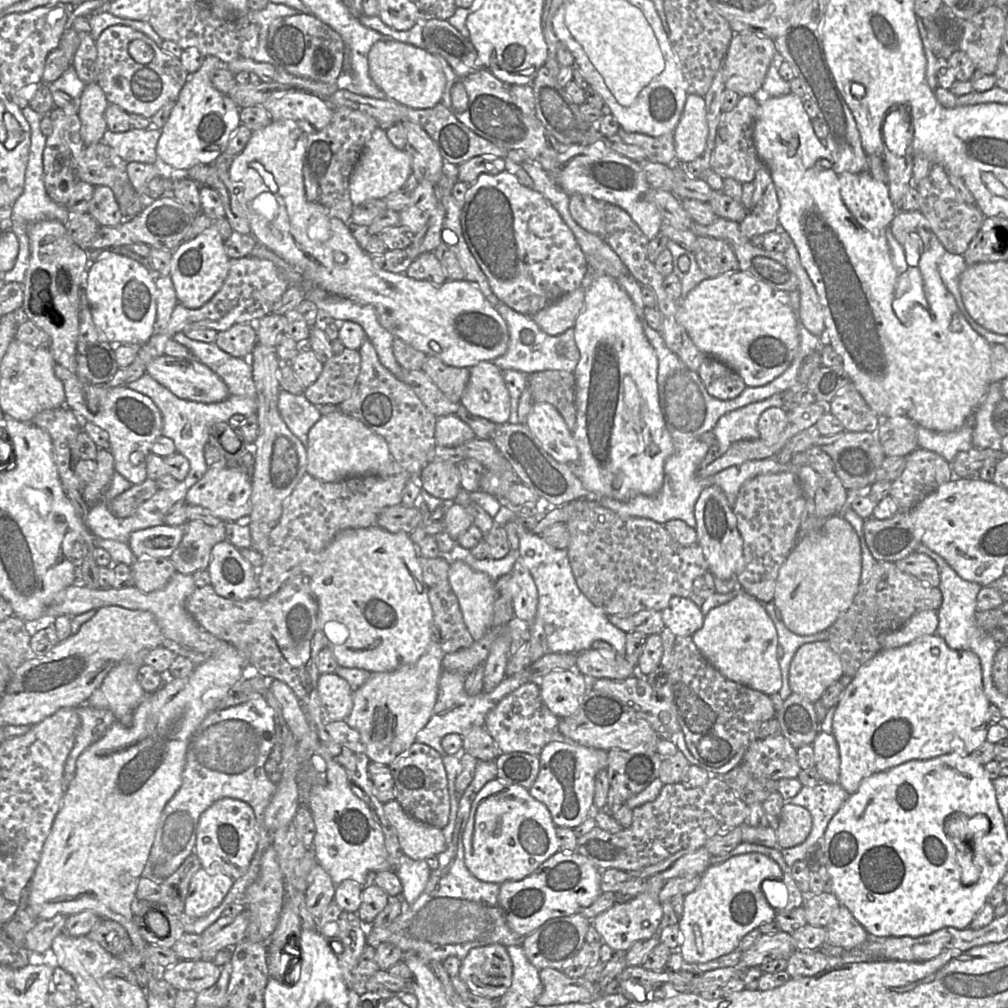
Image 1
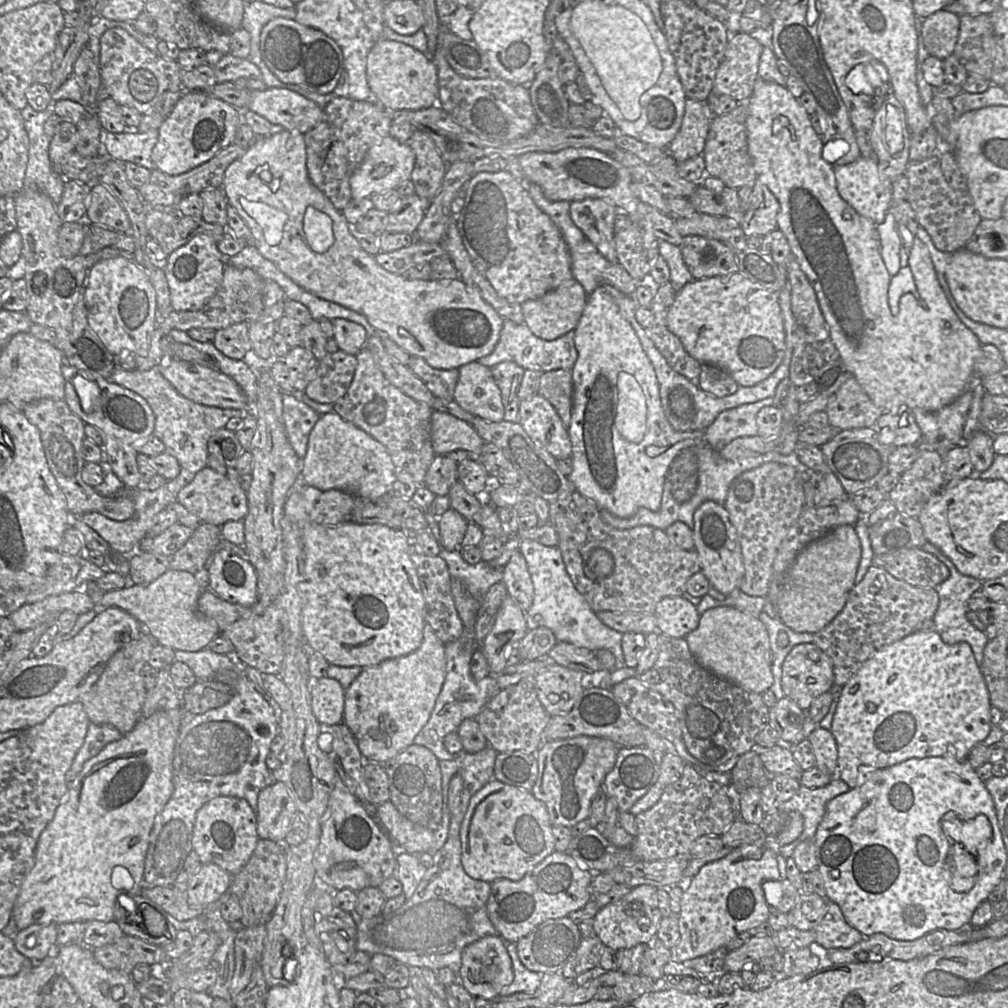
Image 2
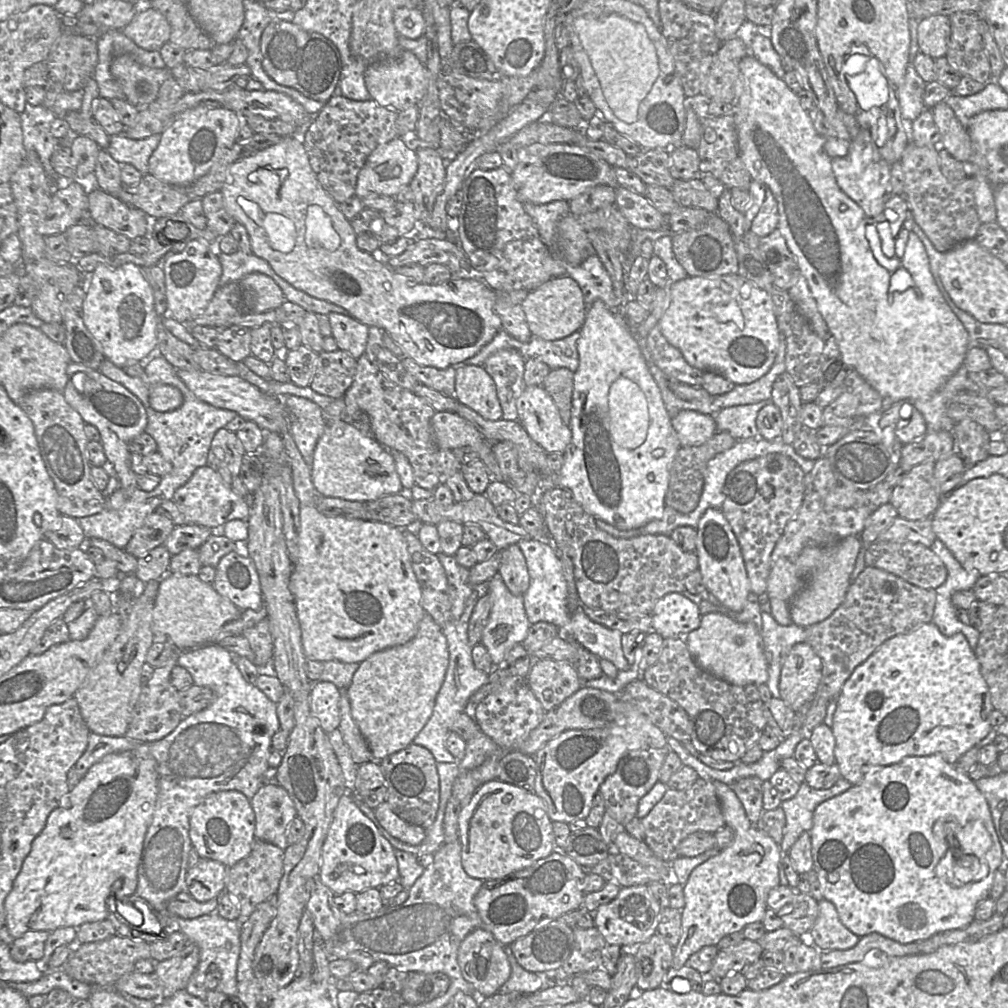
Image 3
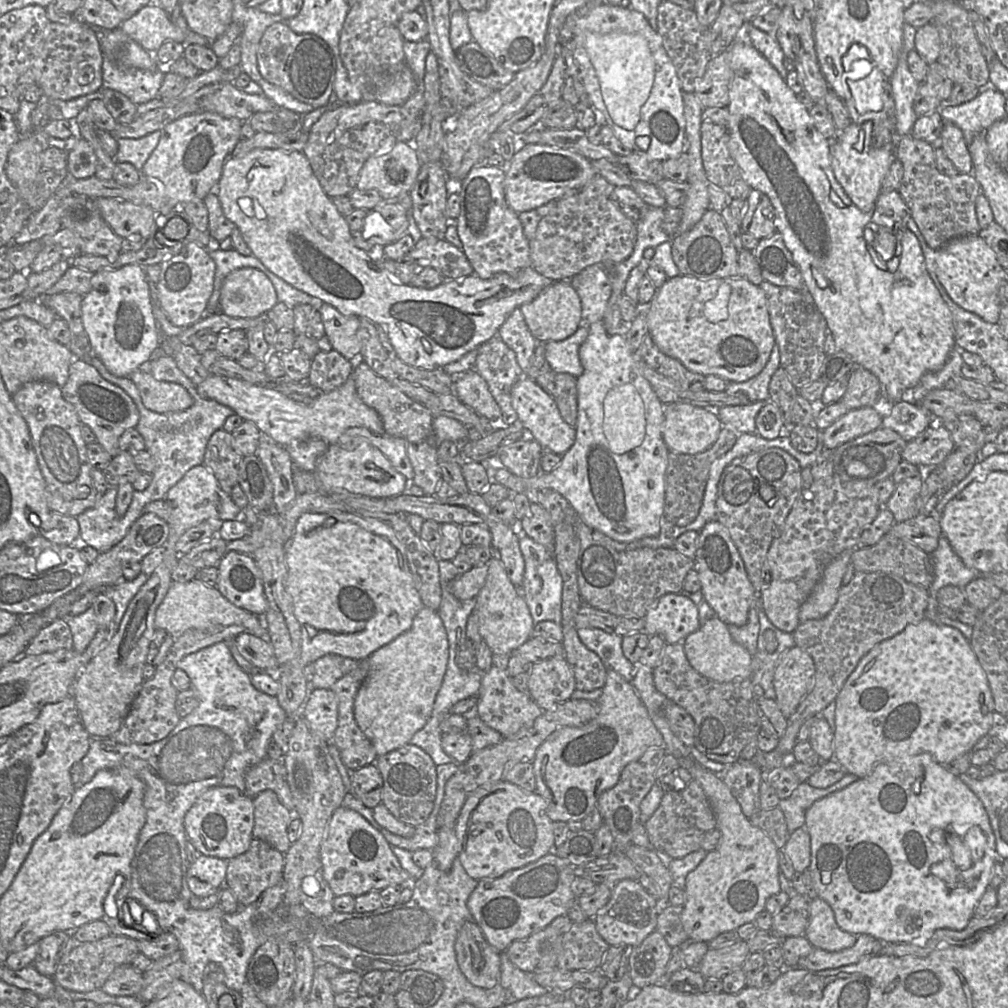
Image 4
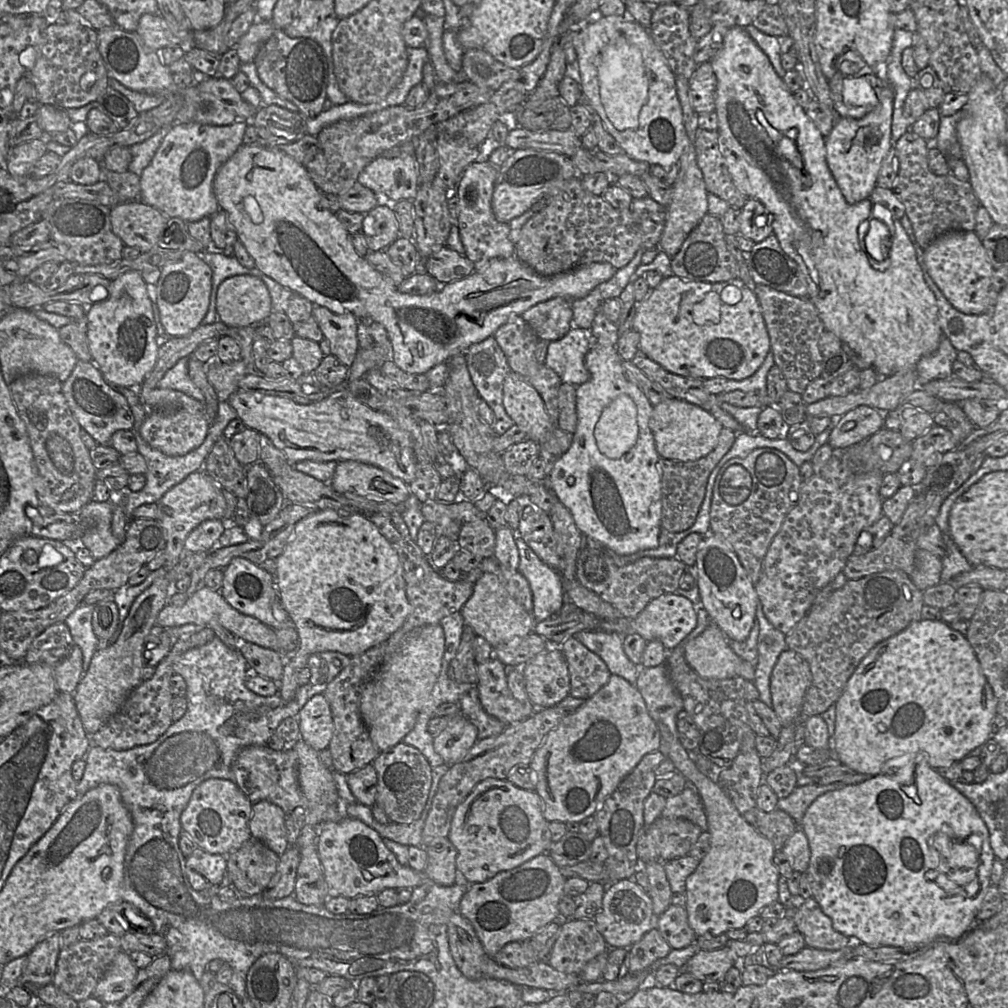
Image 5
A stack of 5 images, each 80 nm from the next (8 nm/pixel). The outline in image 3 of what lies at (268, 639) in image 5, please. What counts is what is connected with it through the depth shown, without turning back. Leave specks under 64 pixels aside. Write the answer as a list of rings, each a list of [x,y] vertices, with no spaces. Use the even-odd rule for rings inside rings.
[[[167,573],[160,585],[152,611],[151,631],[154,636],[165,635],[179,651],[200,648],[228,622],[238,619],[242,610],[213,588],[199,580],[197,575],[176,576]]]

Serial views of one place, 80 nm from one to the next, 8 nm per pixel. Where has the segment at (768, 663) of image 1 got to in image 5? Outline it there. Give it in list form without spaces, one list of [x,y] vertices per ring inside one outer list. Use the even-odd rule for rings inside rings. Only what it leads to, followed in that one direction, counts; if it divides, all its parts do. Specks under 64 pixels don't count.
[[[710,622],[699,636],[686,643],[686,662],[704,679],[723,680],[738,676],[743,660],[730,648],[728,639],[714,622]]]

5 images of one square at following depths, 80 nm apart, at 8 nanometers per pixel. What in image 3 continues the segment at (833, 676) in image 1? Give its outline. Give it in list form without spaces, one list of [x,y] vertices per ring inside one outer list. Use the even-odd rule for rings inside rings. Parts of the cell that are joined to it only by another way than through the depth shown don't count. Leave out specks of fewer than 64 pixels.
[[[803,642],[795,644],[786,656],[780,673],[780,698],[793,711],[797,711],[808,701],[811,701],[818,689],[822,677],[822,662],[812,647]]]

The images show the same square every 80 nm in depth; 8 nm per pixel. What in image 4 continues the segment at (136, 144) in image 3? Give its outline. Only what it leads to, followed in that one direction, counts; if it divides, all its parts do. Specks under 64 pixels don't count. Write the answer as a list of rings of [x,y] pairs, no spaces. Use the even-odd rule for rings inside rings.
[[[155,131],[139,139],[117,139],[118,150],[115,158],[116,163],[130,163],[138,171],[142,169],[157,147],[161,137],[161,131]]]

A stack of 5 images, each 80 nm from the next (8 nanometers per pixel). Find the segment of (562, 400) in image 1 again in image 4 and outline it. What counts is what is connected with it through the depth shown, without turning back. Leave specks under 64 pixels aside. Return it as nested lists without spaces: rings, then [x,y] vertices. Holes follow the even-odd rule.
[[[556,373],[553,398],[563,420],[574,427],[577,423],[576,378],[569,373]]]

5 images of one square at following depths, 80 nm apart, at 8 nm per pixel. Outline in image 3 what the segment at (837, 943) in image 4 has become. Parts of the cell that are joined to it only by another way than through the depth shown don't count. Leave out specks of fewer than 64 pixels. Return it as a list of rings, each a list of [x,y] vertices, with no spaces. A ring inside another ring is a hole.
[[[826,899],[818,901],[818,915],[807,938],[818,951],[849,949],[859,939],[842,924],[833,903]]]

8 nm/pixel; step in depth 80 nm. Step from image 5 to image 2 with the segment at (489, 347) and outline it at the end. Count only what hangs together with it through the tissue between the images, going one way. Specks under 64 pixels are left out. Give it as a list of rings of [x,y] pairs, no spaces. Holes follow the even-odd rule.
[[[504,361],[491,367],[491,372],[501,391],[504,405],[504,420],[519,423],[518,392],[524,376],[521,366],[512,361]]]

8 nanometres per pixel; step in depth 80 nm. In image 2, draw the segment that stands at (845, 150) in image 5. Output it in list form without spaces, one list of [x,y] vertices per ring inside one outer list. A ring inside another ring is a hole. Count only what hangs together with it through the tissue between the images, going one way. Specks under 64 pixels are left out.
[[[860,156],[854,162],[845,165],[834,164],[836,188],[839,195],[858,214],[867,217],[873,223],[881,224],[892,204],[892,182],[879,170],[876,159]]]

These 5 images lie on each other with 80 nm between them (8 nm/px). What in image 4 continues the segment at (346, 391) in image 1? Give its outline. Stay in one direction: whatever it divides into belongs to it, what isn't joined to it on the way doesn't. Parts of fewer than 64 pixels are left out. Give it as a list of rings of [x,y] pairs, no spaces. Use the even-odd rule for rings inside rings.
[[[334,349],[319,351],[312,359],[308,383],[321,392],[332,391],[343,385],[352,374],[354,362]]]

